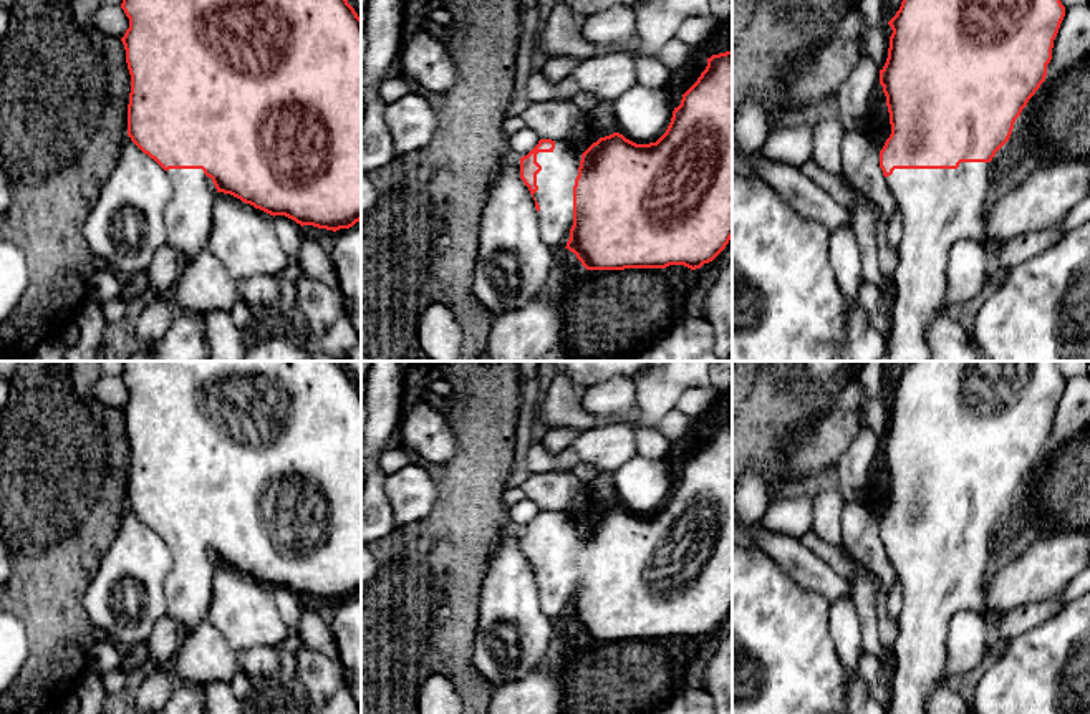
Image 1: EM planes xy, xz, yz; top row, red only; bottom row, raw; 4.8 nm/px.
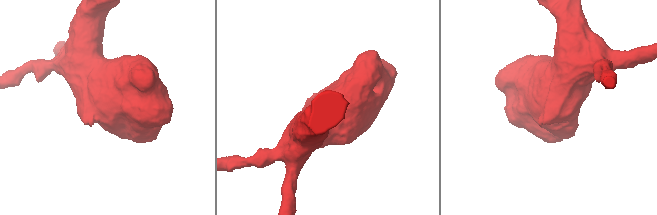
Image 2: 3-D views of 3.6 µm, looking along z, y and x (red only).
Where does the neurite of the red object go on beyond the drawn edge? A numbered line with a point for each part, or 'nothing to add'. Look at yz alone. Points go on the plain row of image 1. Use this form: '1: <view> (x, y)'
1: yz (938, 578)

